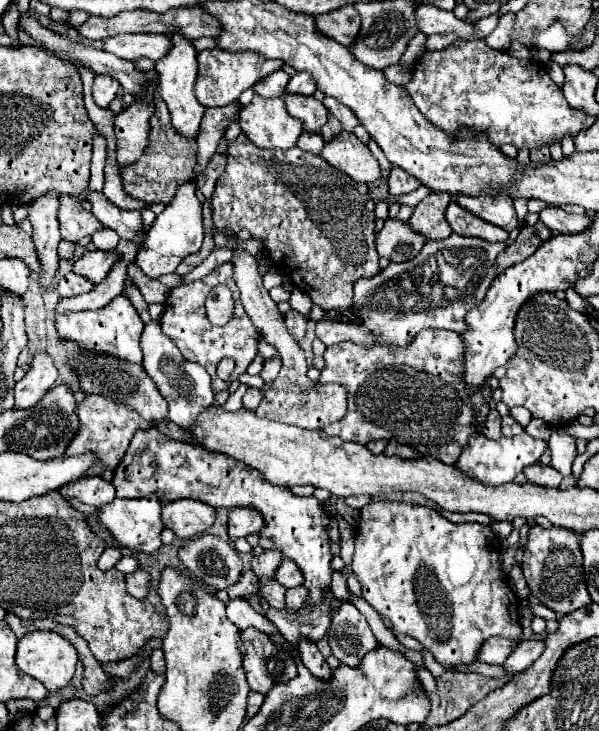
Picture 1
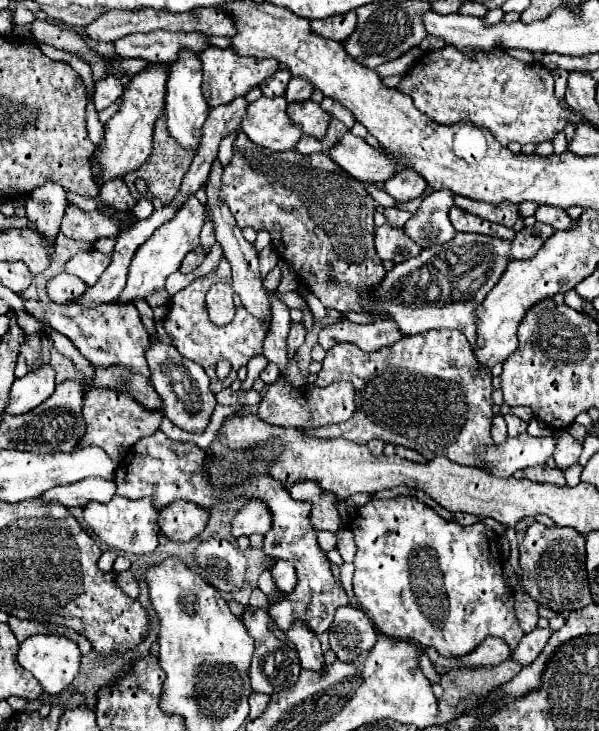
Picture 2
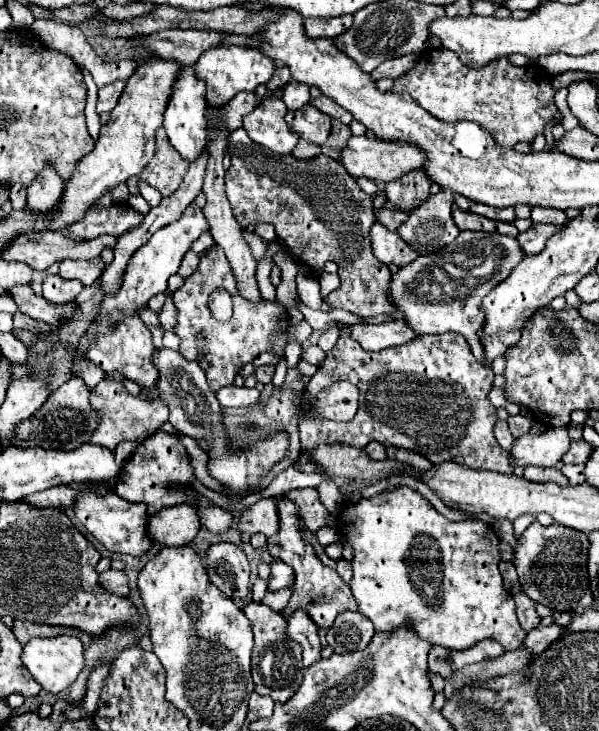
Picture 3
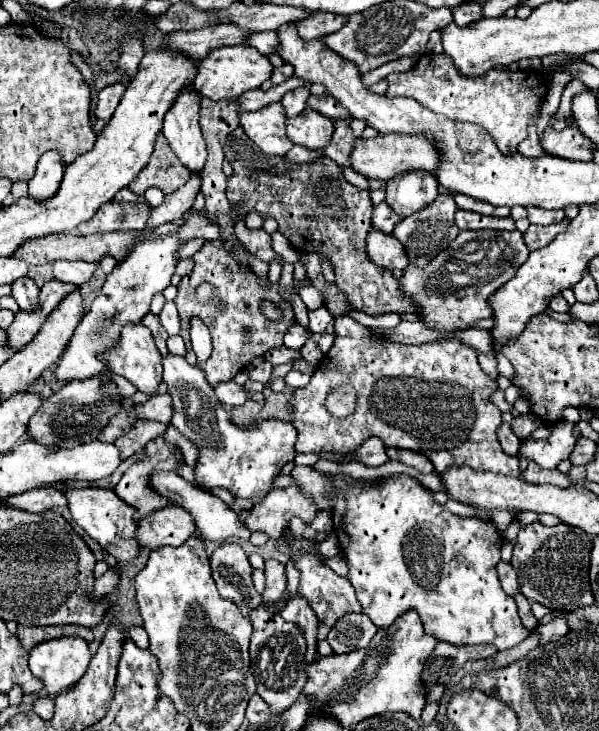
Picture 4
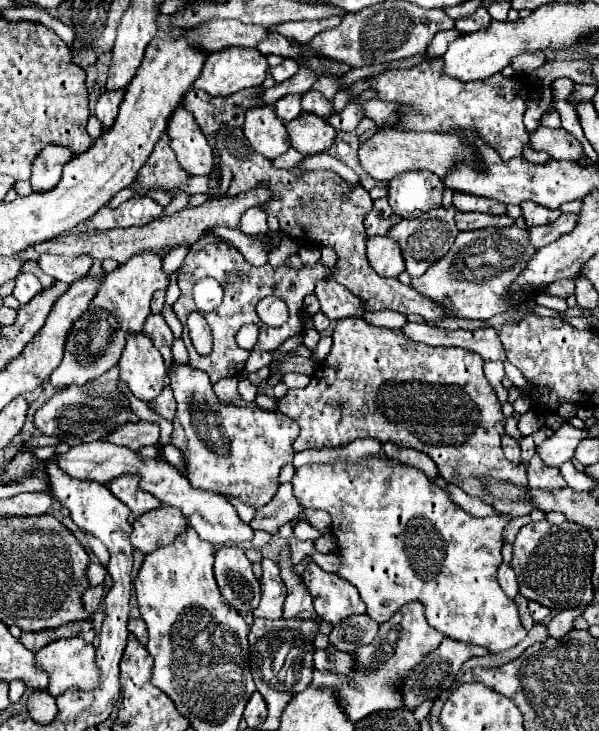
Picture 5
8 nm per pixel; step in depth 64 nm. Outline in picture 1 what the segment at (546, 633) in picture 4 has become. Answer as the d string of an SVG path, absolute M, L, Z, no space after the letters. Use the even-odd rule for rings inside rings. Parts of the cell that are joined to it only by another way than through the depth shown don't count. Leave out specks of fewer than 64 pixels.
M522 640L504 662L504 668L514 674L522 672L540 656L542 650L544 650L544 640Z

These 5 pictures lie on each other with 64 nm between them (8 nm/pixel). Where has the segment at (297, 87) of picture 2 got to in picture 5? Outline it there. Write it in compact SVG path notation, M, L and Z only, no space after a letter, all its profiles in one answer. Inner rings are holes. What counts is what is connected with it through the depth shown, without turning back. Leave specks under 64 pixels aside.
M288 94L284 98L280 98L276 104L274 104L274 112L276 112L276 118L280 118L284 124L288 124L290 120L294 120L298 114L300 114L300 96L298 94Z

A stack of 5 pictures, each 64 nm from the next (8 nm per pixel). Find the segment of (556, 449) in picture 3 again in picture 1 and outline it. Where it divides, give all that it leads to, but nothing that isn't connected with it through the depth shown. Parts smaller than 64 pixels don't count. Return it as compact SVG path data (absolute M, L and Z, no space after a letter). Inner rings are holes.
M522 432L520 436L500 438L500 440L490 440L486 436L476 436L464 448L464 452L454 466L460 468L467 476L472 476L472 478L476 478L485 484L500 485L502 482L514 480L516 474L522 472L522 468L540 462L540 458L546 450L548 450L548 444L544 440L536 440L526 432Z

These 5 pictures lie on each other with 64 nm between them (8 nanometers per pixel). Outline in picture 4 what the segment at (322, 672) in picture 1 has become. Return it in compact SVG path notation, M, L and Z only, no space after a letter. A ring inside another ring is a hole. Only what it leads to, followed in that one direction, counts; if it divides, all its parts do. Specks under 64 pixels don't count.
M294 592L288 596L288 602L280 612L280 616L288 622L296 622L304 630L304 636L308 642L306 660L312 662L316 656L316 630L318 630L318 620L316 620L316 614L312 612L312 606L306 600L302 600L298 592Z

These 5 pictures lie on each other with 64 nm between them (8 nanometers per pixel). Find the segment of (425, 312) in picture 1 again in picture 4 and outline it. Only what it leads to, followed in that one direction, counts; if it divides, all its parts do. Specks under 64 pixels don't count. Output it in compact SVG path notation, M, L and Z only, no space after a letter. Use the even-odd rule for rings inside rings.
M466 230L460 232L456 236L456 240L444 250L440 252L426 268L414 268L408 266L400 286L424 308L422 310L422 318L426 322L426 326L438 330L438 332L452 332L452 330L464 330L470 328L474 322L482 320L482 318L490 318L492 316L492 308L490 308L490 296L502 286L506 284L510 278L516 276L516 270L526 262L530 250L524 244L524 236L520 230L512 230L512 232L504 232L504 230ZM477 352L478 361L480 363L481 368L494 380L496 381L499 377L497 371L497 360L495 355L487 355Z

